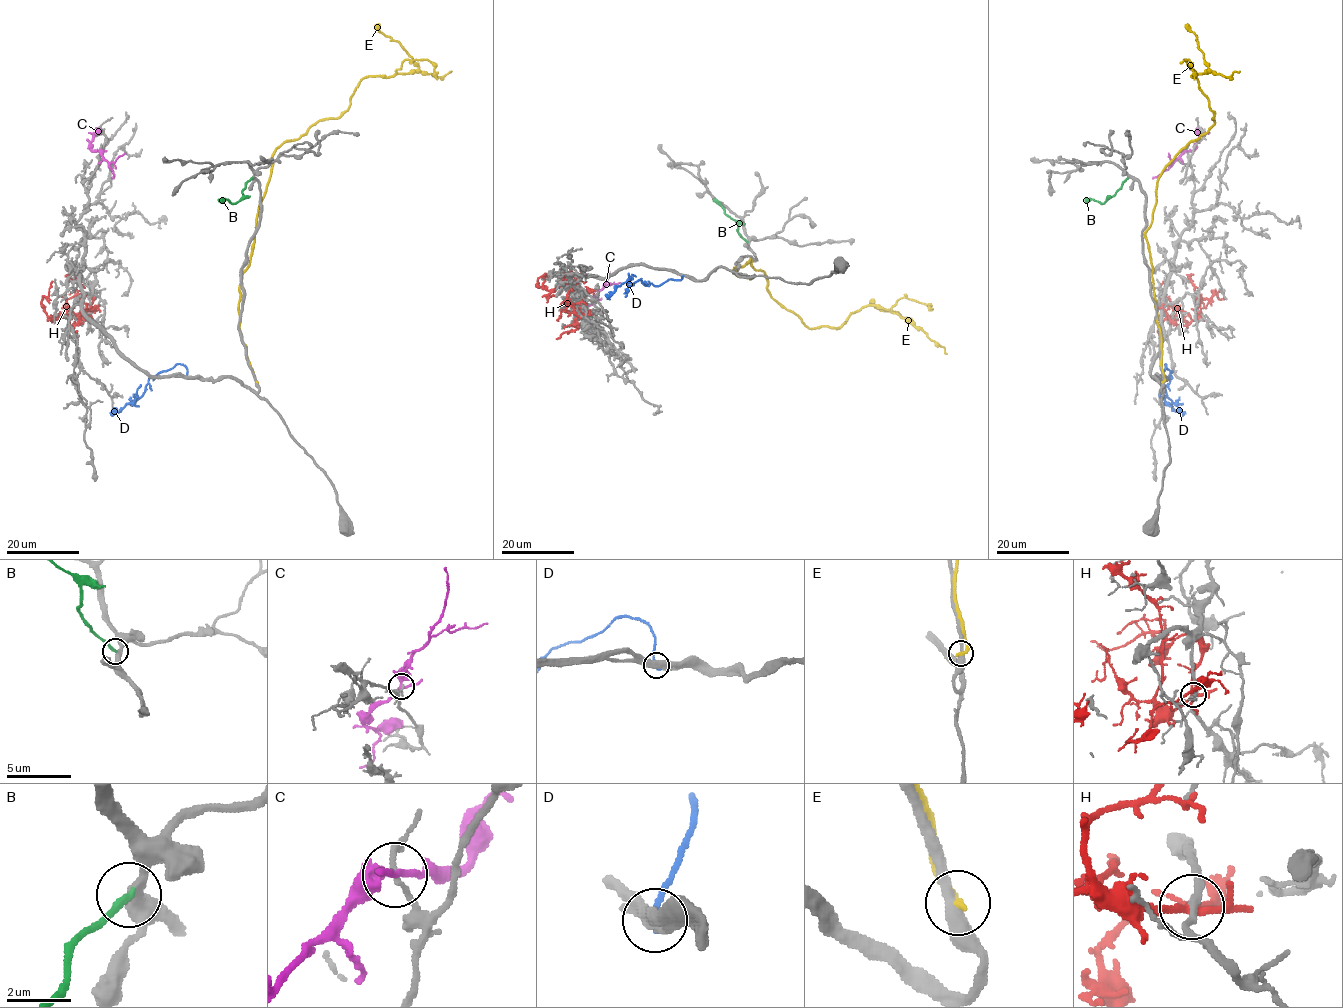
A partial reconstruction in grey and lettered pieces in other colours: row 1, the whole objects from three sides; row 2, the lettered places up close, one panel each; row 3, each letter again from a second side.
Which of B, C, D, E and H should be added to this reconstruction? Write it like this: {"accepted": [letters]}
{"accepted": ["B"]}

